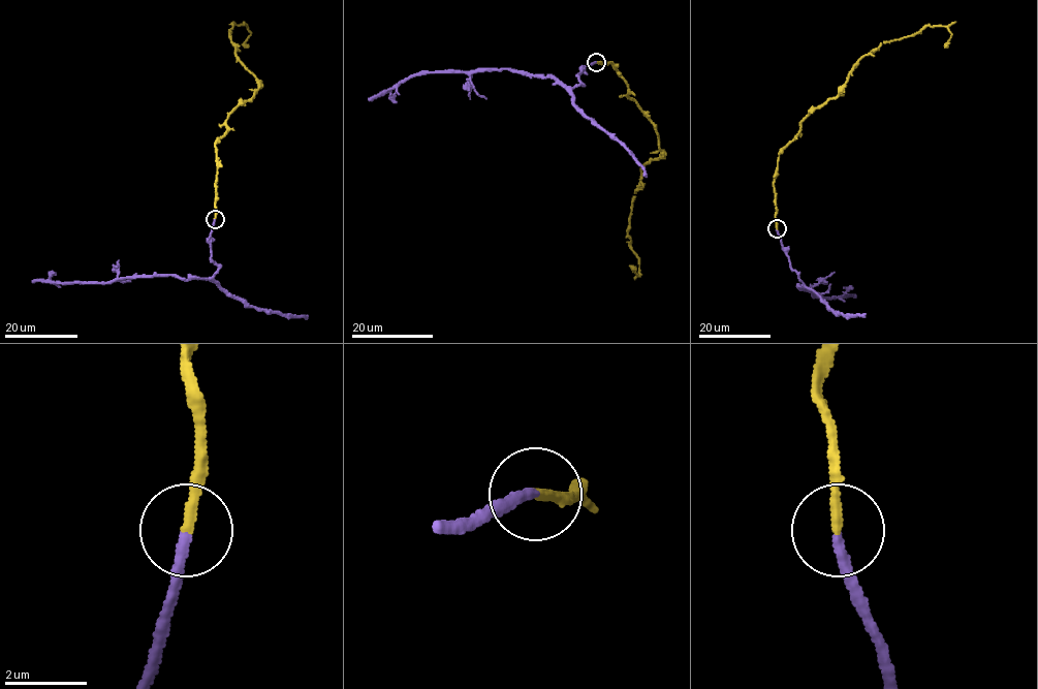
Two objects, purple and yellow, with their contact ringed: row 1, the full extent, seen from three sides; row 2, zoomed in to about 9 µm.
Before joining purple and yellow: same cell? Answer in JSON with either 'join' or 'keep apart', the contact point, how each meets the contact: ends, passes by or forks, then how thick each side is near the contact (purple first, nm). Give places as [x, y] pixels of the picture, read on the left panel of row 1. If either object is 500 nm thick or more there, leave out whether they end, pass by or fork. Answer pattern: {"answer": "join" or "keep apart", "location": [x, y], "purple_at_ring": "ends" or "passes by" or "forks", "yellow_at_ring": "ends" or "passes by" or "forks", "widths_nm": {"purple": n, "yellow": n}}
{"answer": "join", "location": [215, 219], "purple_at_ring": "ends", "yellow_at_ring": "ends", "widths_nm": {"purple": 240, "yellow": 240}}

